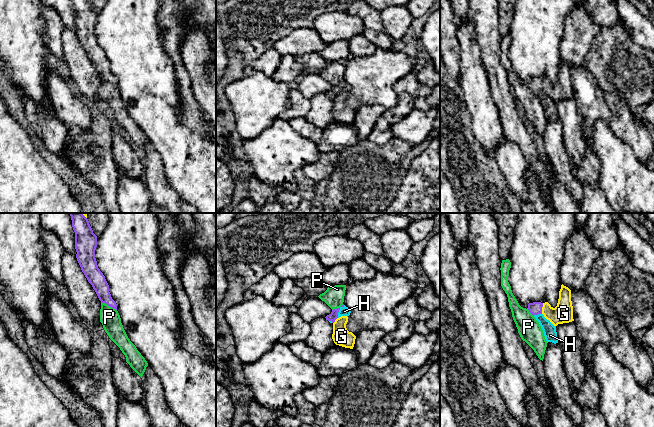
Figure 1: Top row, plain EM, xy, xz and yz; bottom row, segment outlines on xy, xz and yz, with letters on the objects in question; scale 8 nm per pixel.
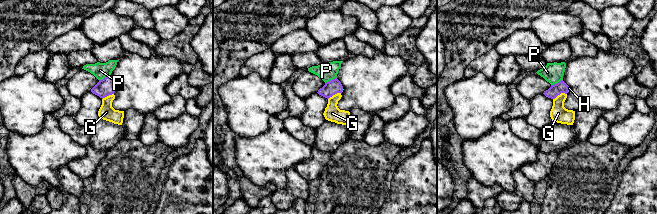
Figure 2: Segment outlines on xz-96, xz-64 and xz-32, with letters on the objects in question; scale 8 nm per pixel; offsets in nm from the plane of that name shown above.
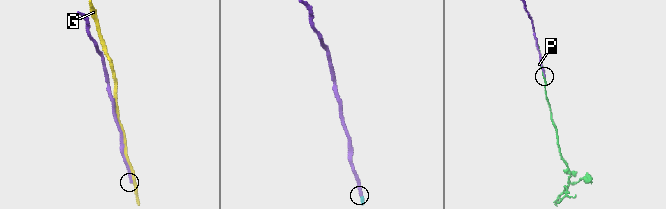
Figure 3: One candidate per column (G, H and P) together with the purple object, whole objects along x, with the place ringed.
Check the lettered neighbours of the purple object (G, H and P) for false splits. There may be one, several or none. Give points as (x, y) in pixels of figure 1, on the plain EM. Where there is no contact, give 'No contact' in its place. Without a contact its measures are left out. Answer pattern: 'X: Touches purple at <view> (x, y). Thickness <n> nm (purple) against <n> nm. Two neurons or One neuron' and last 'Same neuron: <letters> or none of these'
G: Touches purple at yz (541, 84). Thickness 110 nm (purple) against 160 nm. Two neurons
H: Touches purple at xz (338, 87). Thickness 70 nm (purple) against 80 nm. One neuron
P: Touches purple at xy (109, 81). Thickness 130 nm (purple) against 160 nm. Two neurons
Same neuron: H

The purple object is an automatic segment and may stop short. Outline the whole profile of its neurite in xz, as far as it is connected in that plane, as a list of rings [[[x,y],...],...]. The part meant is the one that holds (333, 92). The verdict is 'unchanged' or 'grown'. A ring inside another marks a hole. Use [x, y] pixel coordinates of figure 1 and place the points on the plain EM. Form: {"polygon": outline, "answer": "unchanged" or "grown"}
{"polygon": [[[343,80],[340,84],[332,86],[332,88],[329,91],[327,91],[325,94],[330,99],[334,99],[337,94],[341,92],[348,93],[350,89],[351,89],[351,86]]], "answer": "grown"}

